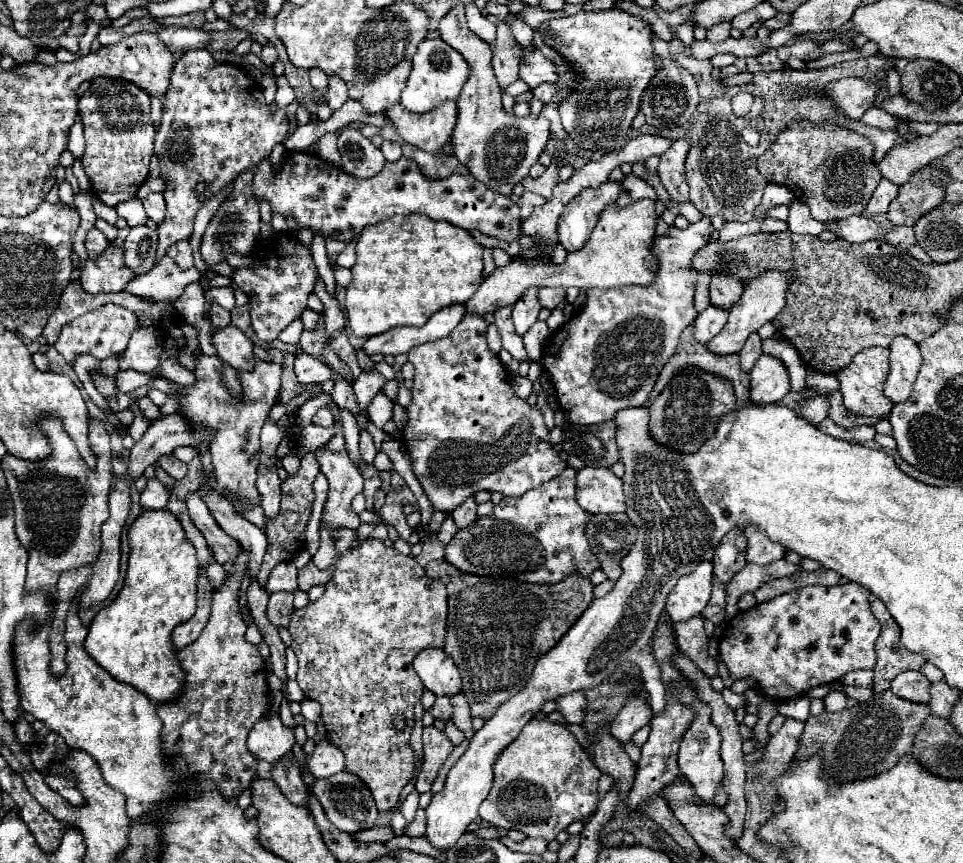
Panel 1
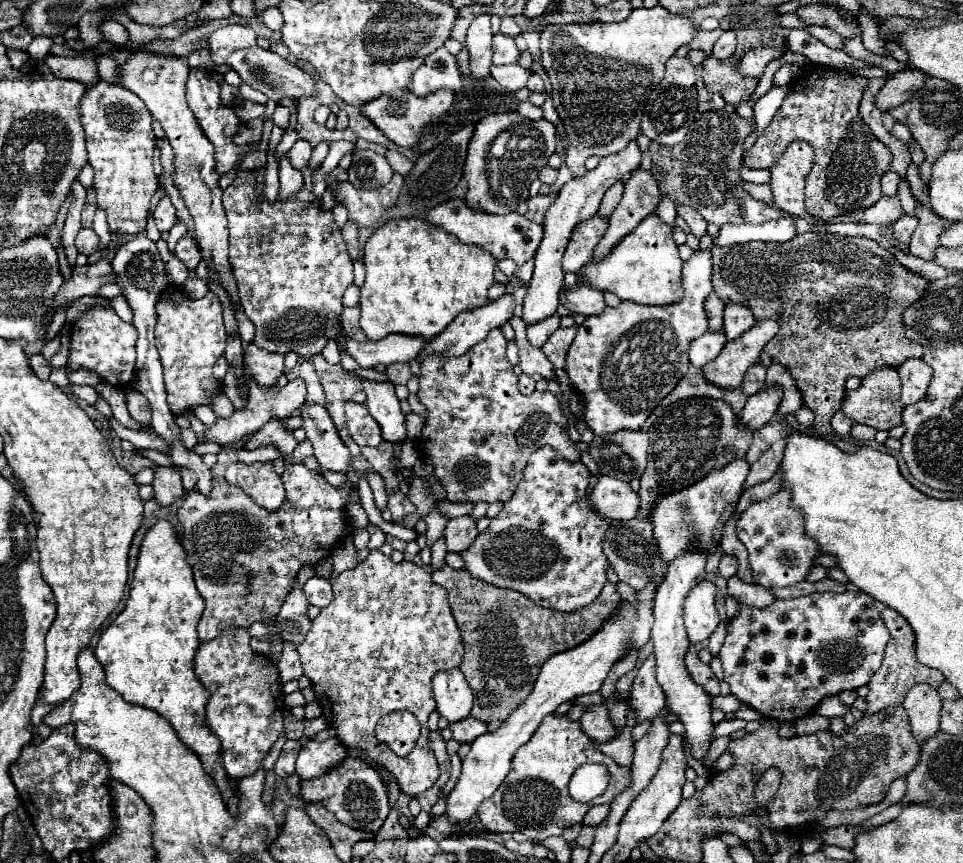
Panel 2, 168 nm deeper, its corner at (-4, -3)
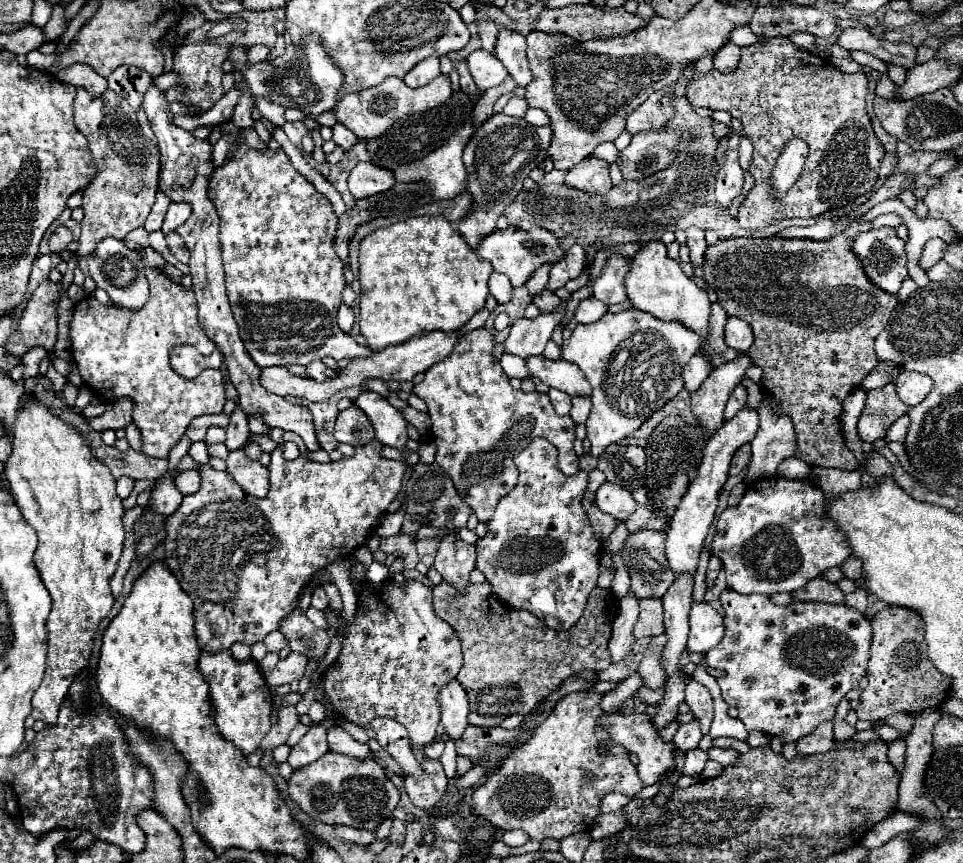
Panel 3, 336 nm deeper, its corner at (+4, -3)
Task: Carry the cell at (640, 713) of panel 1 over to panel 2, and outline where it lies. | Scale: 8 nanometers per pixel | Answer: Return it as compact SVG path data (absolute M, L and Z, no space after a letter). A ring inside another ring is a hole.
M653 653L643 661L643 665L637 671L637 677L633 681L633 691L631 691L631 705L637 711L637 721L655 719L655 715L665 705L665 693L661 691L661 685L655 679Z

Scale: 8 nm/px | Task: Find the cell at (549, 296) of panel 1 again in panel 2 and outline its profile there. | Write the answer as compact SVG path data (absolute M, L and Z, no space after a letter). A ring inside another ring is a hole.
M577 285L571 289L565 289L561 303L569 309L569 313L583 315L583 317L599 315L607 307L601 291L593 287L577 287Z

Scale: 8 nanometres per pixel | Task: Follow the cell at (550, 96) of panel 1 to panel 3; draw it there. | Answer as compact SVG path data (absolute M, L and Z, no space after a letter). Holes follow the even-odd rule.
M499 29L497 51L495 57L505 65L509 75L517 81L519 87L527 87L531 83L531 71L525 57L525 37L511 29Z

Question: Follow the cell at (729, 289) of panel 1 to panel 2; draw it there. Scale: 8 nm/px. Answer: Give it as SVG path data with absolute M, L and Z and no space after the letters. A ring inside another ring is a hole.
M727 305L725 307L725 335L727 341L733 341L741 335L745 335L745 331L749 331L749 327L753 327L755 319L749 311L749 307L743 305Z

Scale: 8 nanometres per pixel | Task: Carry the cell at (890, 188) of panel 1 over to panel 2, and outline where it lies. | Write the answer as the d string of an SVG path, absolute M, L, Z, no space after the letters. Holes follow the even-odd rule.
M889 169L889 171L883 175L883 179L881 179L883 195L885 195L885 197L893 197L893 195L897 193L897 185L899 185L899 181L901 181L901 177L899 177L895 171Z

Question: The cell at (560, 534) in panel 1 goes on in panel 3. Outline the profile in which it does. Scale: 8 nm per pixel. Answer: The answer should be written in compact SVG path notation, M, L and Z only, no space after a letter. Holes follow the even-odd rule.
M533 439L513 461L519 469L519 479L515 487L497 503L495 515L487 523L485 537L479 537L475 543L475 569L487 577L495 595L501 597L505 605L527 609L543 619L547 627L565 631L581 617L599 575L601 545L595 539L591 523L581 507L581 497L587 489L587 471L579 471L573 477L563 475L557 467L557 449L545 439Z

